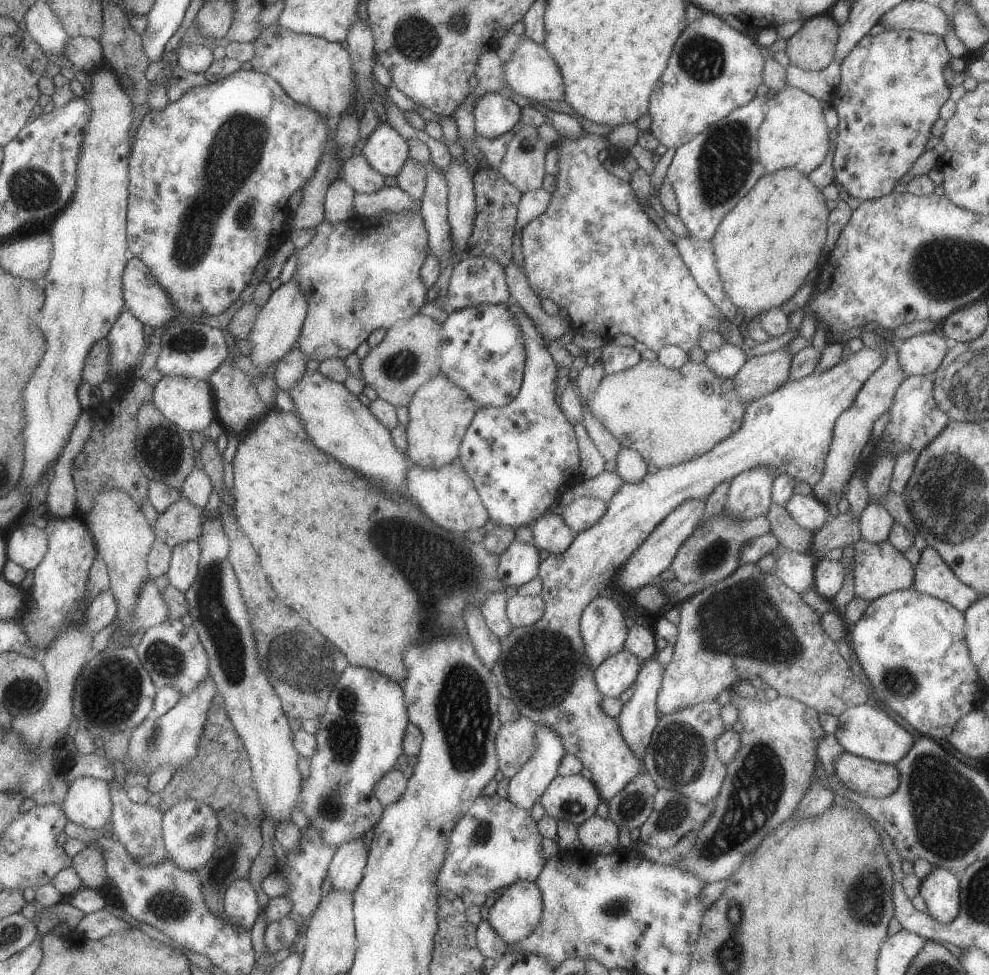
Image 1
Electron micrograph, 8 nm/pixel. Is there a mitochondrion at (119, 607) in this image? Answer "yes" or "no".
no

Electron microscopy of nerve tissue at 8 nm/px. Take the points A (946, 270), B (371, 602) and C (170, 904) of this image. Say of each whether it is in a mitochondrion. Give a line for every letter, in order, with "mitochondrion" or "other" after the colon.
A: mitochondrion
B: other
C: mitochondrion

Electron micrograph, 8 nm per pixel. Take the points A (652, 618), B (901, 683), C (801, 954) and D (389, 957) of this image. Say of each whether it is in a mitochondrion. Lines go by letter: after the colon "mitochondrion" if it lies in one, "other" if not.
A: other
B: mitochondrion
C: other
D: other

